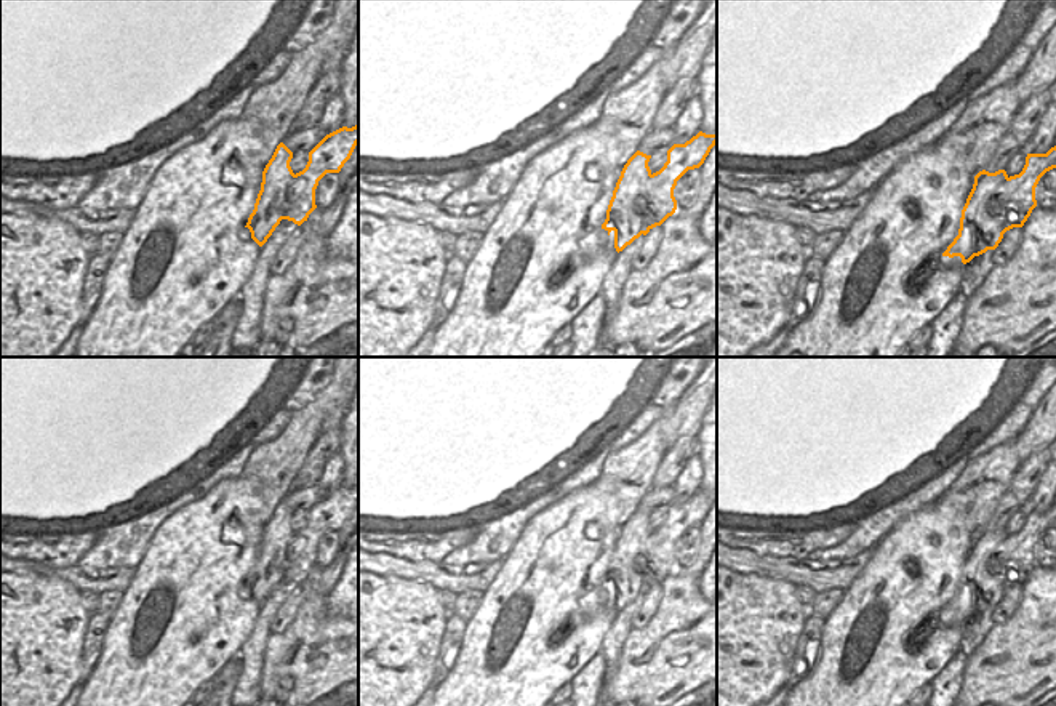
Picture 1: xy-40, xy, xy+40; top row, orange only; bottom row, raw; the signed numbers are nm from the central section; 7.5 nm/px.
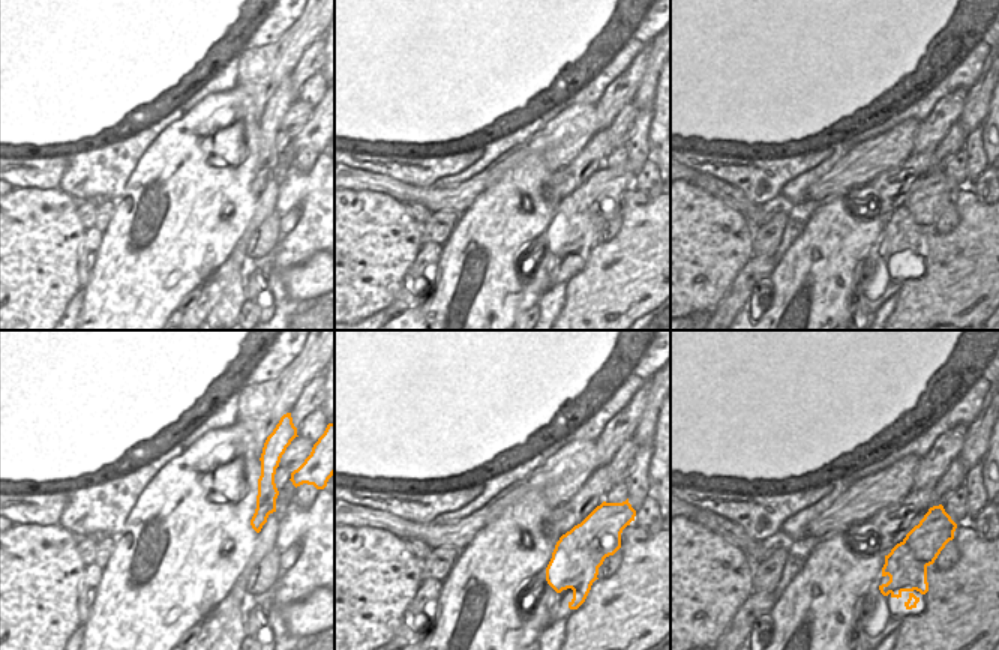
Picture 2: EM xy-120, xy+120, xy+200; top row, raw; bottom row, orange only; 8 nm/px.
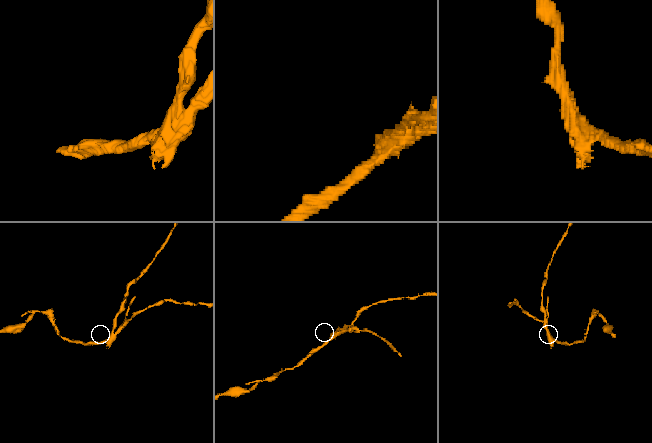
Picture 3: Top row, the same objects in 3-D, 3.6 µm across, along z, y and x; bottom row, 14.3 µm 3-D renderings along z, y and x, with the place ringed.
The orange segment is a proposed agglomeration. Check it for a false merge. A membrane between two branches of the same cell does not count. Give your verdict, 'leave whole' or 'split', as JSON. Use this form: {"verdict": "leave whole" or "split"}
{"verdict": "split"}

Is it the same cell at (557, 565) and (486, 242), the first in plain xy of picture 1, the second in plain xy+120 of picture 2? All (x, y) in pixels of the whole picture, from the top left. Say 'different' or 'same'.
same

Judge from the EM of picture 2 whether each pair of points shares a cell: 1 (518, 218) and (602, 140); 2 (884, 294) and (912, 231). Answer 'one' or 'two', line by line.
1: two
2: one

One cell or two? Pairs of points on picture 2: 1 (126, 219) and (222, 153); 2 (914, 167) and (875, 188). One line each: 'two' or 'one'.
1: one
2: one

